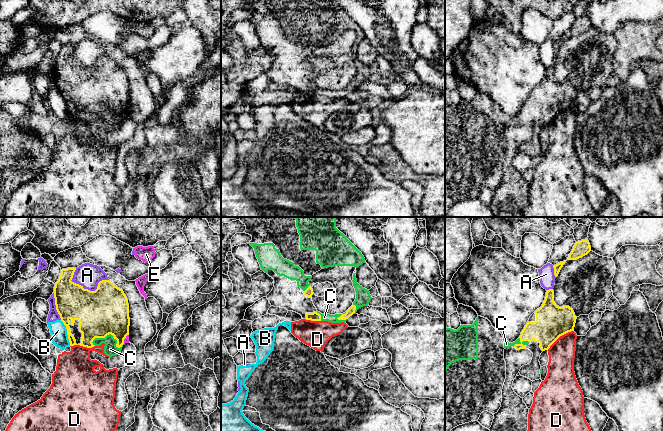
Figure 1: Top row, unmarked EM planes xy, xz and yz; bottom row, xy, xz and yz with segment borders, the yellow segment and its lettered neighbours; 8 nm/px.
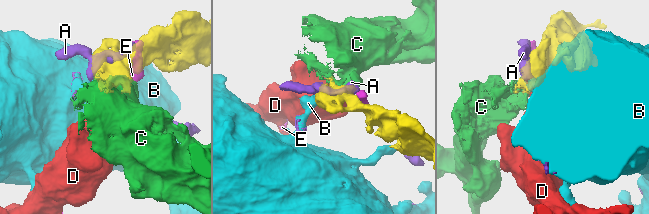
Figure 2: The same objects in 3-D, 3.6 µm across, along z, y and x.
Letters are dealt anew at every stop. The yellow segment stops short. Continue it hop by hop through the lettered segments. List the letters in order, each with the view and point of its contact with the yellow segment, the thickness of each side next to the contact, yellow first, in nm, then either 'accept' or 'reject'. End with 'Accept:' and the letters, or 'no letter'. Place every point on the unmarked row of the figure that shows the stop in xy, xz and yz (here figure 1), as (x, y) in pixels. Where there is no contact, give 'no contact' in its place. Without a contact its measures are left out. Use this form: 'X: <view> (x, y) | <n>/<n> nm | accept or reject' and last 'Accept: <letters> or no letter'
A: xy (89, 66) | 380/190 nm | reject
B: xy (67, 109) | 260/130 nm | reject
C: yz (521, 119) | 240/50 nm | accept
D: yz (560, 111) | 260/220 nm | reject
E: xy (124, 114) | 360/50 nm | reject
Accept: C

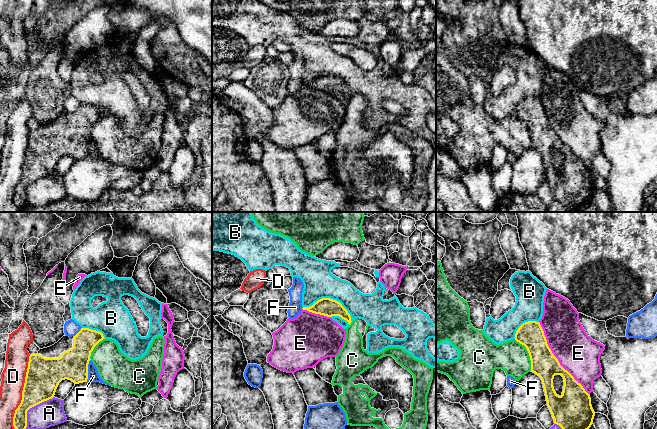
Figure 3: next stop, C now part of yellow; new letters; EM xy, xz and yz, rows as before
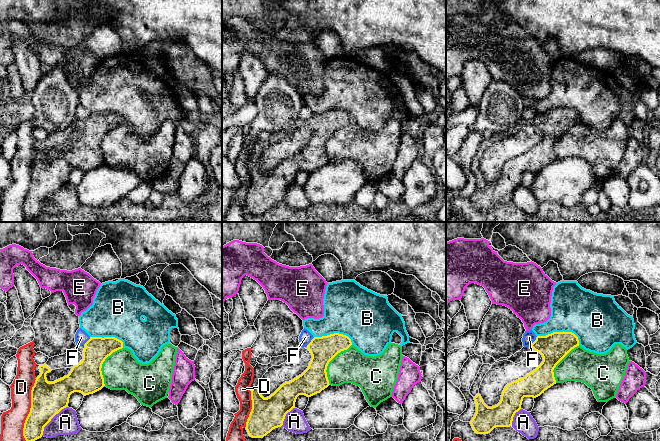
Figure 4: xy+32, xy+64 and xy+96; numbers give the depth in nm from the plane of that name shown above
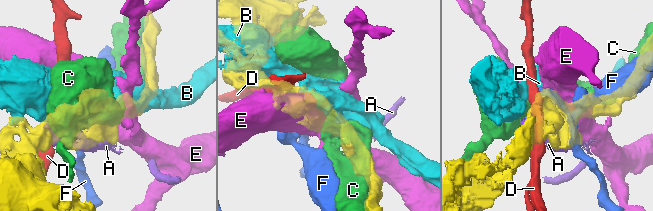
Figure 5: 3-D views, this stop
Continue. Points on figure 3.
A: xy (31, 183) | 280/220 nm | reject
B: xz (331, 75) | 150/240 nm | reject
C: yz (528, 128) | 200/260 nm | reject
D: xy (22, 170) | 280/190 nm | reject
E: yz (556, 134) | 200/320 nm | reject
F: xy (87, 146) | 240/90 nm | reject
Accept: no letter

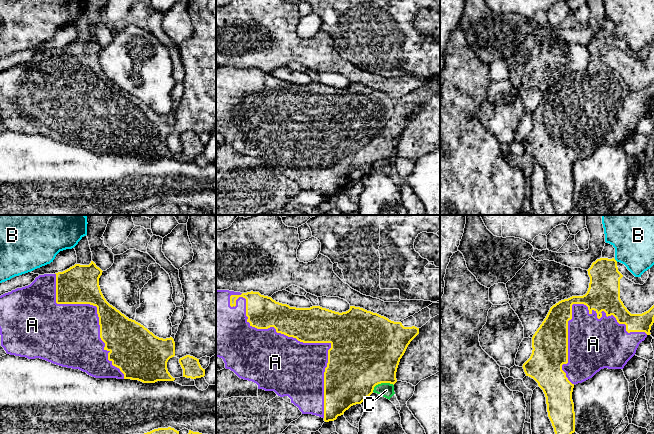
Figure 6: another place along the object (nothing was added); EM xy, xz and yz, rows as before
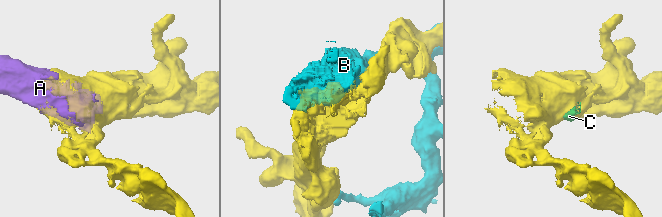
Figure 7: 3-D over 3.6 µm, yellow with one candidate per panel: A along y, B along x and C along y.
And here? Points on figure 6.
A: xz (307, 118) | 280/460 nm | accept
B: yz (615, 36) | 260/320 nm | reject
C: xz (381, 158) | 500/110 nm | reject
Accept: A

